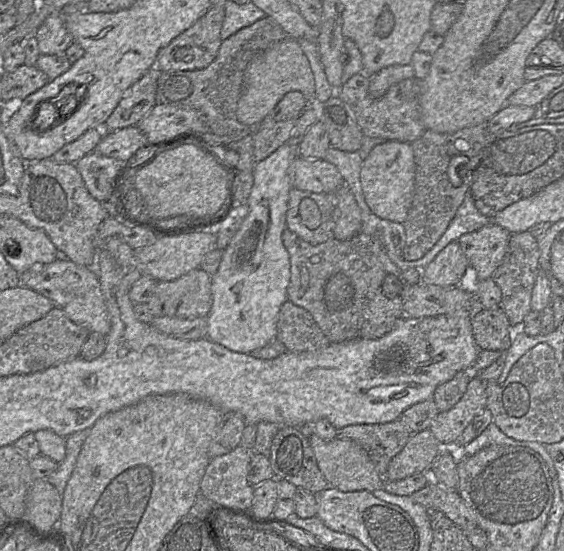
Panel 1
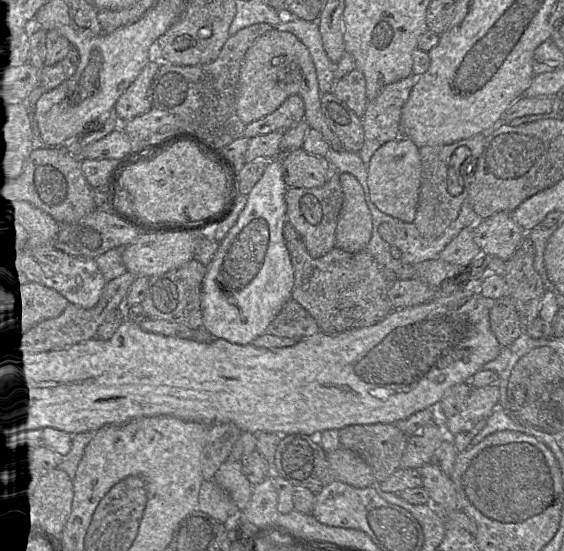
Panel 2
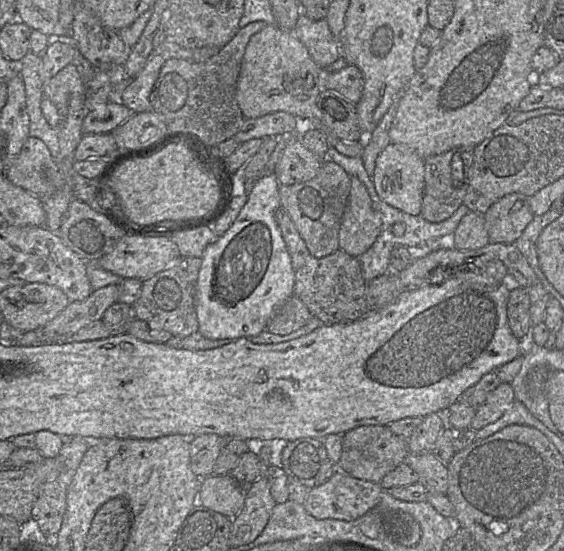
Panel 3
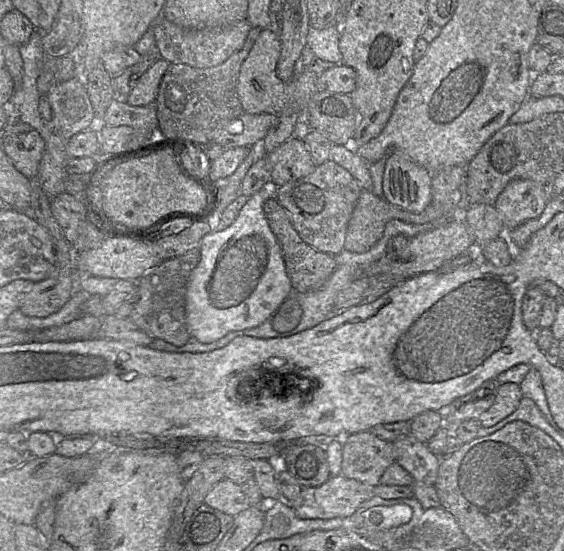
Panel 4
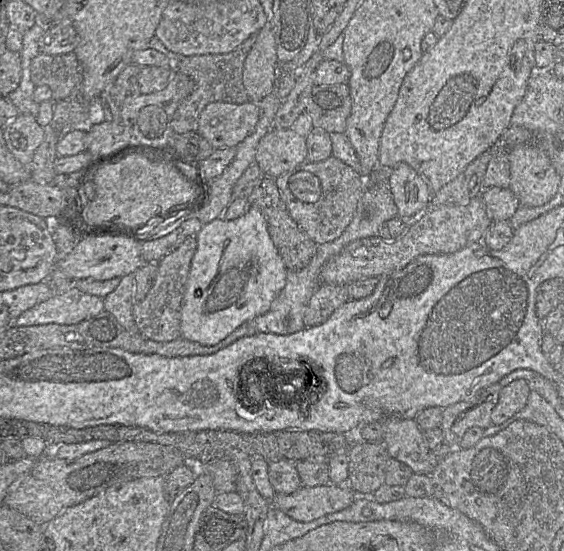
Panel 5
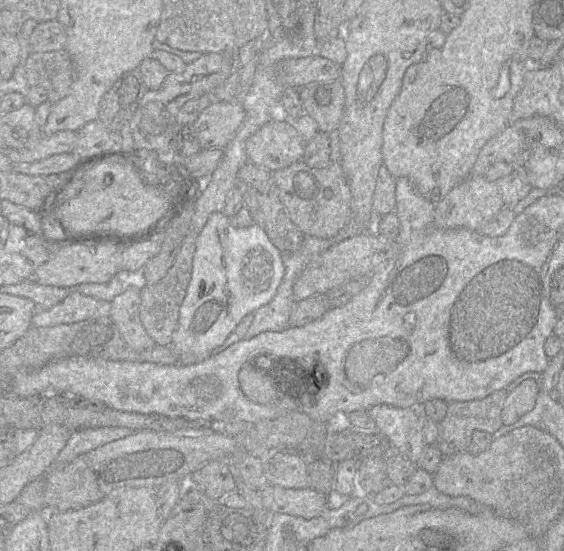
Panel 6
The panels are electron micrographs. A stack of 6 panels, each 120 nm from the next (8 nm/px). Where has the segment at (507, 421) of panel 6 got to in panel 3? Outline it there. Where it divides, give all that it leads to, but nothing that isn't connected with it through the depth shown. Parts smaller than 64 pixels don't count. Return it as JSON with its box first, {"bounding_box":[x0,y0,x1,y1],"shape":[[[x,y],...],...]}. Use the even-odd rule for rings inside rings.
{"bounding_box":[470,382,515,431],"shape":[[[502,382],[488,394],[485,402],[476,409],[470,429],[477,431],[497,421],[515,401],[511,384]]]}

